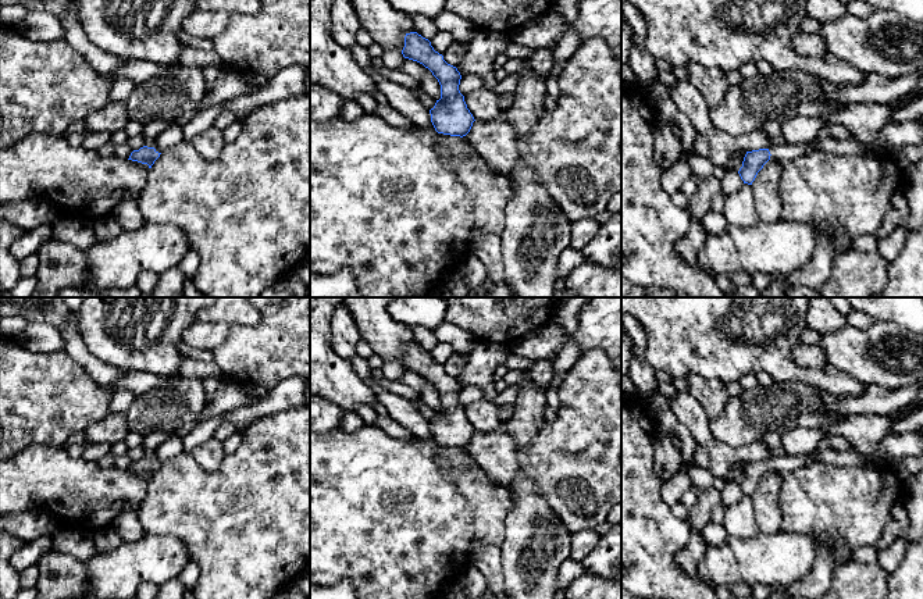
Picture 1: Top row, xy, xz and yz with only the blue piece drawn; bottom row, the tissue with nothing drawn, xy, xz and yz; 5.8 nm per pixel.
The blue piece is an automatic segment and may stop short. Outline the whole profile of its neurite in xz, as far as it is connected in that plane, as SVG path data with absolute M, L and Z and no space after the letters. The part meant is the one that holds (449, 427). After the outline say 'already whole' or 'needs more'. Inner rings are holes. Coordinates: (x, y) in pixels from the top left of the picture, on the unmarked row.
M417 343L406 345L402 366L405 370L428 379L441 396L441 410L430 421L435 442L443 446L460 448L468 464L478 468L467 453L467 445L475 431L459 402L462 386L457 379L448 375L443 367L434 361L431 353Z; needs more

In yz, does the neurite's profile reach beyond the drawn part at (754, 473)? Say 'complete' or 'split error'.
split error

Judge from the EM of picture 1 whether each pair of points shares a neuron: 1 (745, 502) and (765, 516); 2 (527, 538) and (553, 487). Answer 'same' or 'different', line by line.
1: different
2: different

